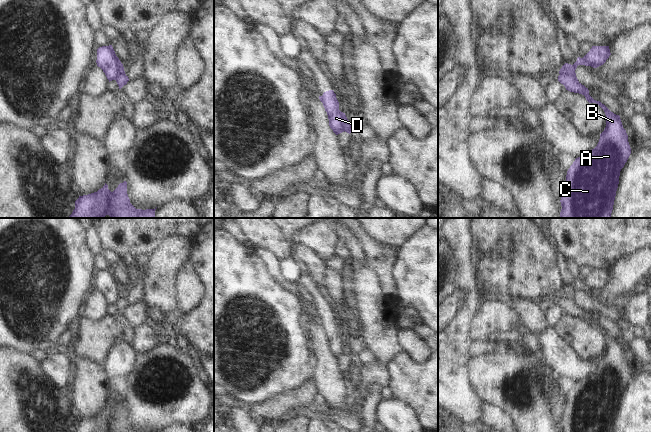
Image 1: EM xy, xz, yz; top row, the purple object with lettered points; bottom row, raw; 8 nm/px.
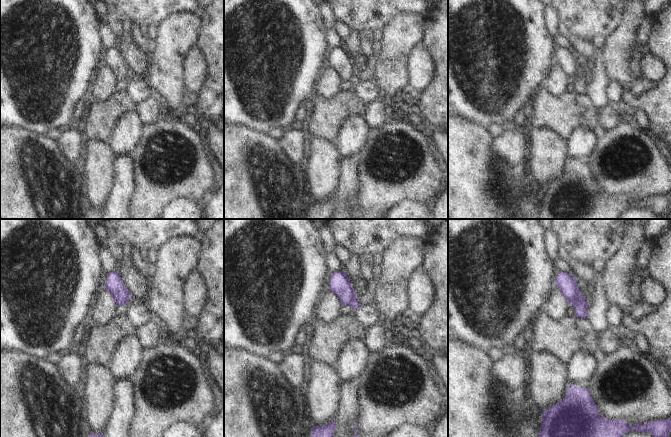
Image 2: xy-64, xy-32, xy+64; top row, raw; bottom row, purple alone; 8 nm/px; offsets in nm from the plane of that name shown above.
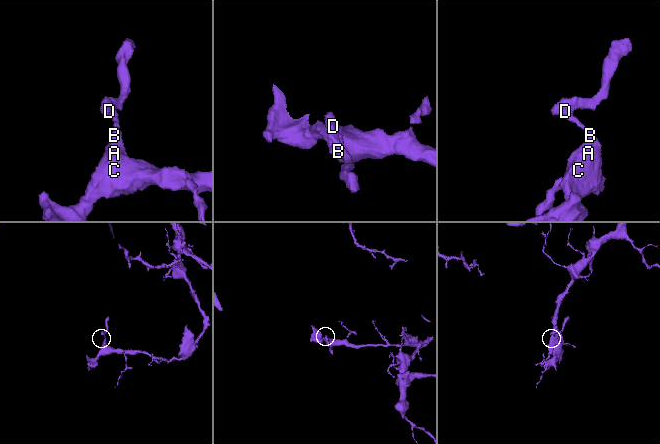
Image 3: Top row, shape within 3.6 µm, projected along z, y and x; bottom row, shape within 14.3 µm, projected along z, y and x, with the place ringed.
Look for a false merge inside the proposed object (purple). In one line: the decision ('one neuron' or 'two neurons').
two neurons

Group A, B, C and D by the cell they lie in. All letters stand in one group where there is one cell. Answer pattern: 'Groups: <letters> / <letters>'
Groups: A B C / D

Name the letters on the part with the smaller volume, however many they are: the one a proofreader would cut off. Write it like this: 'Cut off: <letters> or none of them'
Cut off: D

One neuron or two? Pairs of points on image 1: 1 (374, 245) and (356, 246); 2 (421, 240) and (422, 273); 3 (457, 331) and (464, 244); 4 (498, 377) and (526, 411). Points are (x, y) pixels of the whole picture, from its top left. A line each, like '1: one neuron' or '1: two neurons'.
1: two neurons
2: one neuron
3: one neuron
4: one neuron

